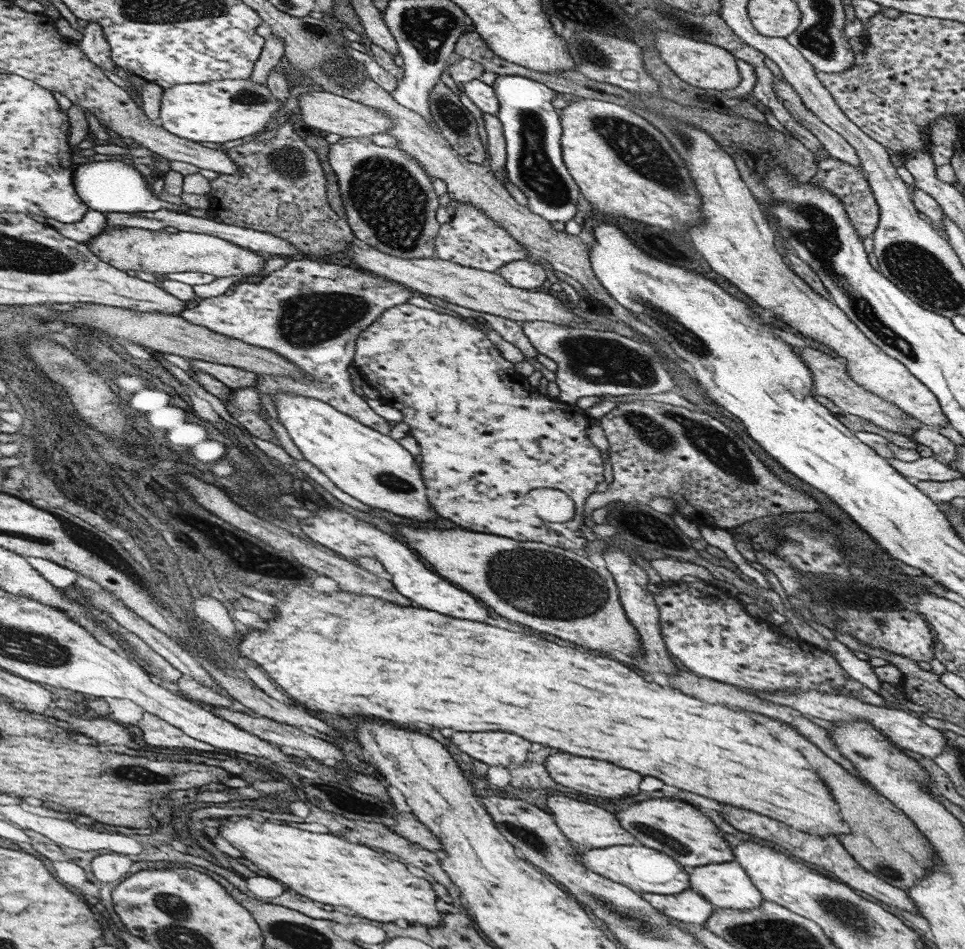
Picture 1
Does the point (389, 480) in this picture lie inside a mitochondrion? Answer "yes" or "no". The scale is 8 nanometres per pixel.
yes

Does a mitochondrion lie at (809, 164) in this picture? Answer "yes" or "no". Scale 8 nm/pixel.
no

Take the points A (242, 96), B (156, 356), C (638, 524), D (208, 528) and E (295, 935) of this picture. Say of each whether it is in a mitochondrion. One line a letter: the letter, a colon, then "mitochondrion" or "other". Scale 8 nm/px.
A: mitochondrion
B: other
C: mitochondrion
D: other
E: mitochondrion

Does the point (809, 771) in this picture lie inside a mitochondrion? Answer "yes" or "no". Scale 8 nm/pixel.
no

